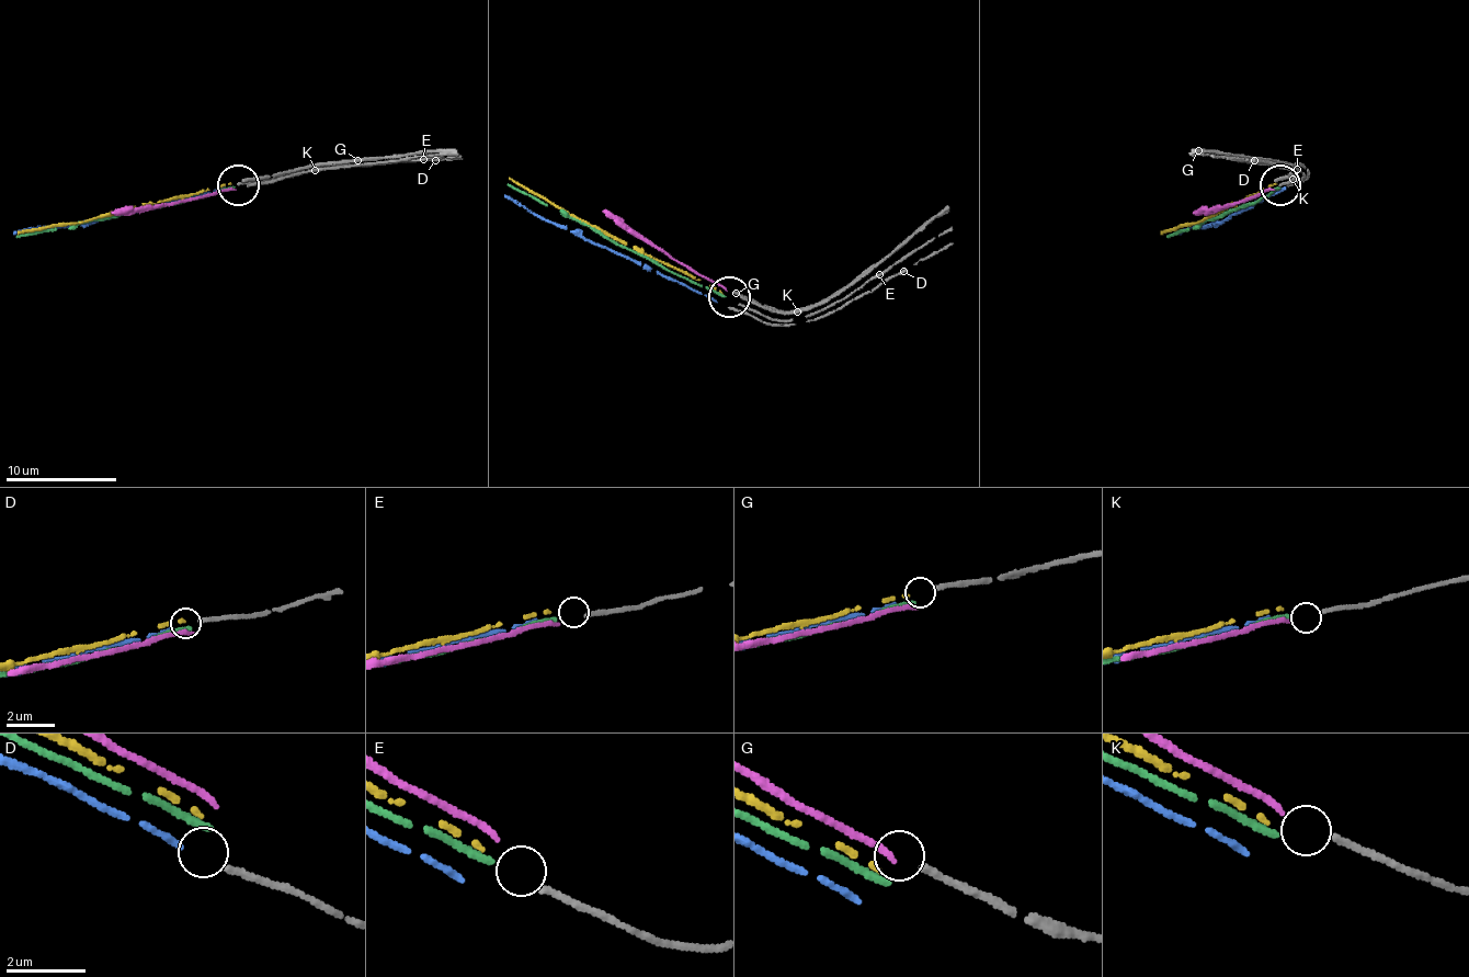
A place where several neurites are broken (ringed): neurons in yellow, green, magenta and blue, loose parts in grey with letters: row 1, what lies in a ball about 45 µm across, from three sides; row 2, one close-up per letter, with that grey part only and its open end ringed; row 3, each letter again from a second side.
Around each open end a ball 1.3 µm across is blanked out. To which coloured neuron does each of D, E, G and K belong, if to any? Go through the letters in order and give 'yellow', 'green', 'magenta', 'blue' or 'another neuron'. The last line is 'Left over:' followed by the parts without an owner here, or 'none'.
D: blue
E: green
G: another neuron
K: magenta
Left over: G

